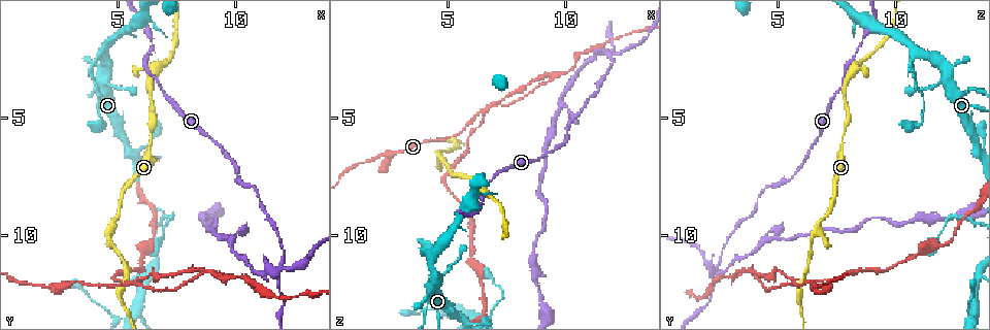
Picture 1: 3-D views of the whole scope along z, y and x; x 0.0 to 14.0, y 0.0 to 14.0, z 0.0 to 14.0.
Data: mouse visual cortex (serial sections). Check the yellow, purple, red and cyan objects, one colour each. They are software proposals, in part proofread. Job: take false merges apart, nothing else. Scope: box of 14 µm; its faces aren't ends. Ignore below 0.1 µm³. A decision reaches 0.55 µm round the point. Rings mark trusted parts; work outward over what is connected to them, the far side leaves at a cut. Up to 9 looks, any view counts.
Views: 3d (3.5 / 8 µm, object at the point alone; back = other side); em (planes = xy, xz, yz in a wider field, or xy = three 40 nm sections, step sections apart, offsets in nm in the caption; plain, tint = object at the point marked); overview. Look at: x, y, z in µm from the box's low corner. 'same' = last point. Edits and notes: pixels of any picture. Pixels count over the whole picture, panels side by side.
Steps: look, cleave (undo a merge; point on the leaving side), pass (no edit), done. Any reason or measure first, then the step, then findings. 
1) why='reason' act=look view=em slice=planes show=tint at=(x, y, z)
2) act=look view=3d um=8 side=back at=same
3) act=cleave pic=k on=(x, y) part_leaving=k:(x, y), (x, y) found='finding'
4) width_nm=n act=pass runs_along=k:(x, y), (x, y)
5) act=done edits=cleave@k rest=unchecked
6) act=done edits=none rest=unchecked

why='thin arm on a thick one' act=look view=3d um=3.5 at=(4.4, 2.2, 10.9)

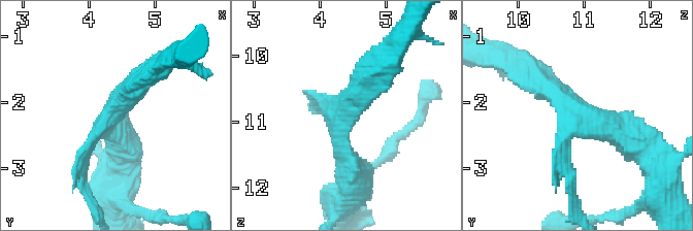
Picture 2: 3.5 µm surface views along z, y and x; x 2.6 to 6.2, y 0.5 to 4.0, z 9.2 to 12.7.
arms=3 arm_widths_nm=150,300,400 why='need the tissue' act=look view=em slice=xy step=1 show=tint at=(4.30, 2.25, 10.90)

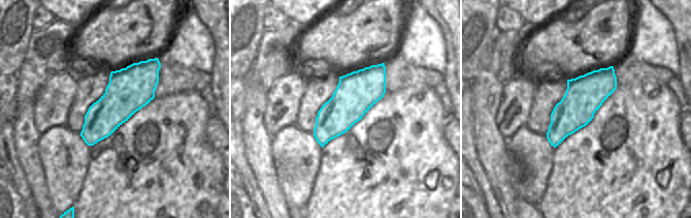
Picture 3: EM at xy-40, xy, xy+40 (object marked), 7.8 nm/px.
width_nm=320 act=pass runs_along=2:(635, 142), (578, 118), (535, 76) found='continuous, no second cell'

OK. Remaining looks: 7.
why='sudden change in width' act=look view=3d um=3.5 at=(4.4, 5.3, 10.9)

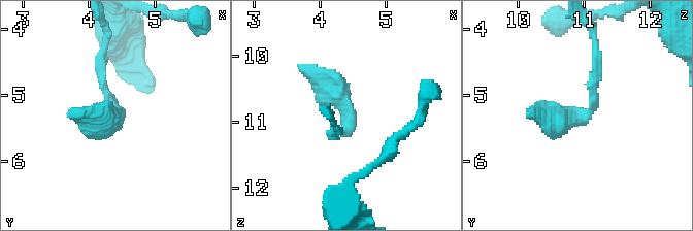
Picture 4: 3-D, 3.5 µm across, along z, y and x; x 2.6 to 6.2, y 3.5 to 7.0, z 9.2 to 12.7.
act=look view=em slice=xy step=1 show=tint at=(4.45, 5.30, 10.90)

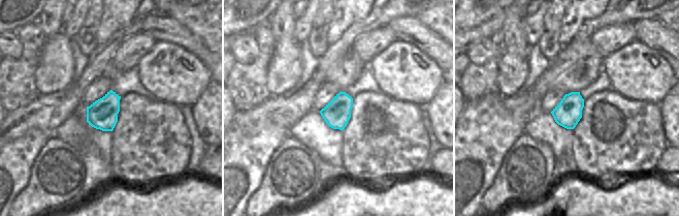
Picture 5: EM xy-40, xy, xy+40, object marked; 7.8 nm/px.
act=pass runs_along=4:(598, 62), (583, 119), (529, 112) found='one cell here'

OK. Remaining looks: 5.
why='thin neck' act=look view=3d um=3.5 at=(6.3, 5.6, 7.8)

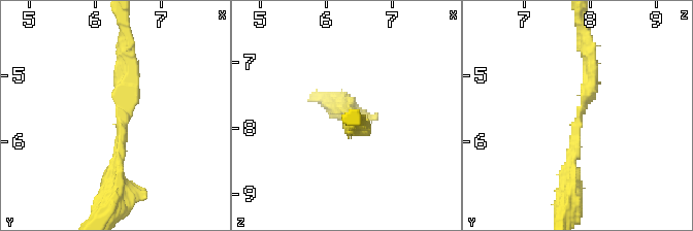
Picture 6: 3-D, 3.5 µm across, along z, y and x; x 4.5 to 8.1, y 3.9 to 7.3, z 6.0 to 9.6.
arm_widths_nm=150,250 why='now the EM' act=look view=em slice=xy step=2 show=tint at=(6.35, 5.60, 7.85)

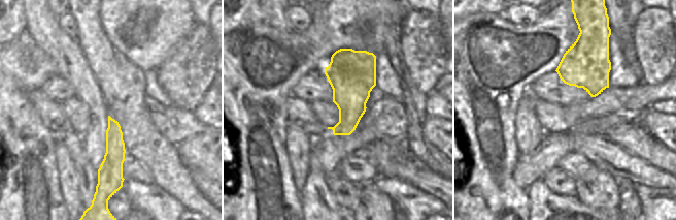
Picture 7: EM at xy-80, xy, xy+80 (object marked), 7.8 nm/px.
width_nm=320 act=pass runs_along=6:(570, 182), (586, 52) found='all the same cell'

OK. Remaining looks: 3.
why='a fork' act=look view=3d um=8 at=(9.0, 11.5, 3.5)

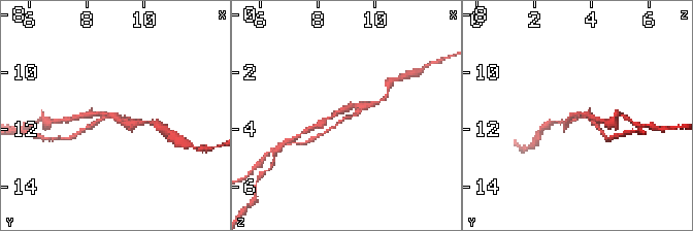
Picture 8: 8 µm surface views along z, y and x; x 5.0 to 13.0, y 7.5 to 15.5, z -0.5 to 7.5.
why='closer look' act=look view=3d um=3.5 at=(9.0, 11.6, 3.5)

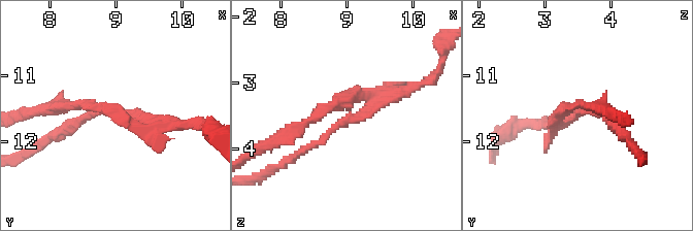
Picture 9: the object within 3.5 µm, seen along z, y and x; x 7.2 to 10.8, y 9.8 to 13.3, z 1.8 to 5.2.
act=look view=em slice=xy step=3 show=tint at=(9.00, 11.55, 3.55)

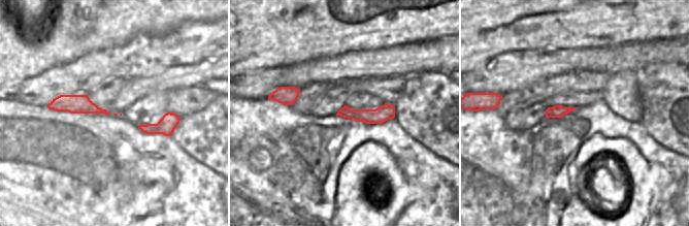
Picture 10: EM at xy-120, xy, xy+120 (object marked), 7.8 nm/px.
act=cleave pic=9 on=(315, 113) found='two cells meet here'

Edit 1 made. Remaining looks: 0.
act=done edits=cleave@9 rest=unchecked

